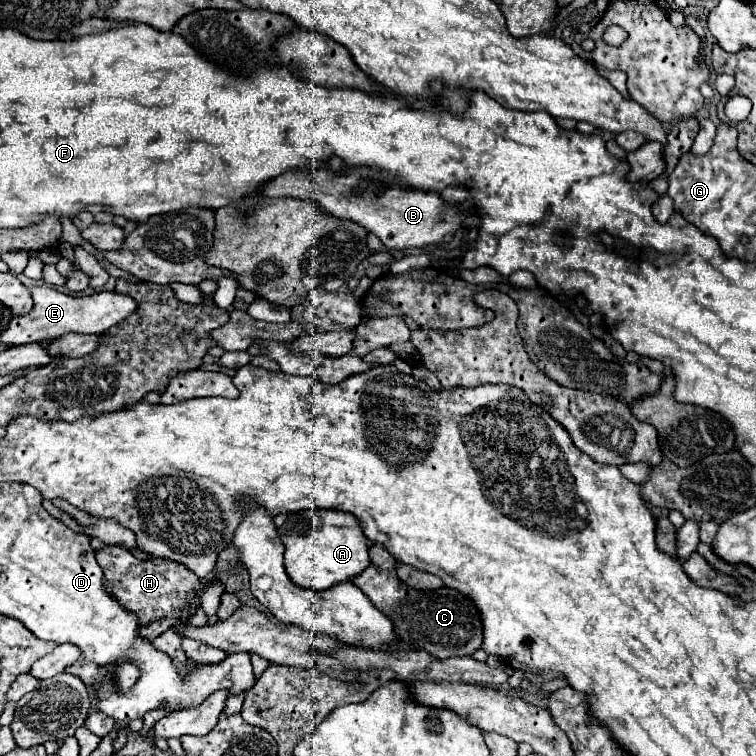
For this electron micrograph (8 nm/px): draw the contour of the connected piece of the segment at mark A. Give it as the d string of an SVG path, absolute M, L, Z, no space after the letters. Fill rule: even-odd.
M310 509L290 513L286 517L284 527L280 527L278 535L286 549L284 551L286 573L300 587L308 587L314 591L334 587L342 581L350 581L354 575L362 573L370 563L368 561L370 541L362 535L358 521L342 511Z

